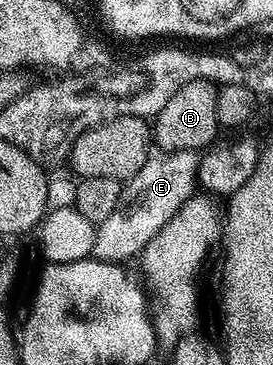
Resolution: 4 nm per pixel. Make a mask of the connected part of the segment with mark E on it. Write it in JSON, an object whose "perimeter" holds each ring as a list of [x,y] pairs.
{"perimeter":[[[179,154],[165,157],[151,156],[144,166],[130,180],[126,181],[123,194],[133,204],[128,204],[111,214],[107,221],[99,224],[94,231],[92,255],[109,263],[126,263],[125,260],[138,257],[149,244],[151,238],[174,217],[175,213],[186,203],[195,188],[195,164],[192,159]]]}

